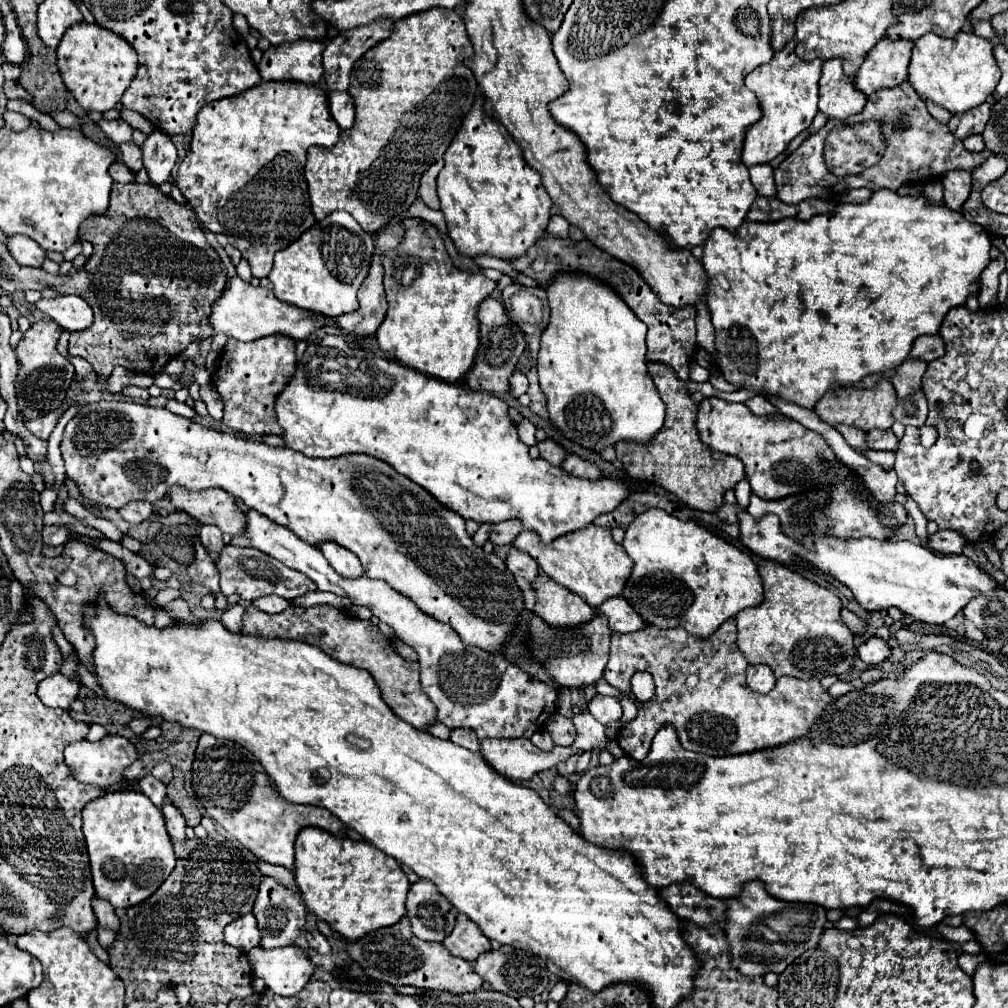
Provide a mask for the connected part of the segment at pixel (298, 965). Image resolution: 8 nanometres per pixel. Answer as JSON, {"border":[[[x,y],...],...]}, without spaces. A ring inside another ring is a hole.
{"border":[[[295,945],[279,949],[255,947],[247,953],[255,977],[261,977],[265,985],[277,995],[295,995],[317,971],[317,965],[303,953],[295,953]]]}

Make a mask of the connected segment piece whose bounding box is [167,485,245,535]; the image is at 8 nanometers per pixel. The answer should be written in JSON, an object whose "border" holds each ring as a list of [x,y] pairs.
{"border":[[[175,485],[167,497],[177,511],[191,515],[201,525],[217,525],[229,535],[241,535],[245,531],[245,513],[241,513],[235,499],[223,489],[189,491]]]}

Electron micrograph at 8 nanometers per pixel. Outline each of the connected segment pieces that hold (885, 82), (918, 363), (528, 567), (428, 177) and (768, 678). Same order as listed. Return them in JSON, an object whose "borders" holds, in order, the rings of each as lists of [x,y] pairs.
{"borders":[[[[883,37],[867,53],[859,73],[855,75],[855,87],[865,95],[873,95],[877,89],[895,87],[903,83],[907,79],[911,49],[911,39]]],[[[905,359],[897,369],[895,369],[895,375],[891,377],[893,381],[893,387],[897,391],[897,397],[903,399],[907,397],[909,393],[921,389],[921,377],[927,369],[927,361],[921,361],[921,359]]],[[[511,547],[509,555],[505,559],[505,565],[509,567],[509,571],[513,575],[519,575],[519,577],[523,577],[527,581],[533,581],[539,575],[539,567],[537,567],[535,559],[529,553],[523,553],[523,551],[515,549],[515,547]]],[[[435,161],[427,171],[425,175],[421,177],[421,187],[419,187],[419,197],[423,199],[423,203],[431,209],[439,209],[439,197],[437,197],[437,187],[435,187],[435,179],[439,175],[443,167],[443,161]]],[[[749,665],[747,667],[747,685],[751,691],[769,693],[775,687],[775,675],[767,665]]]]}

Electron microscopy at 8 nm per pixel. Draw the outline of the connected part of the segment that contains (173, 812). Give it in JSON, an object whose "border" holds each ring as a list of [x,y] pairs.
{"border":[[[163,801],[161,805],[161,811],[163,811],[163,817],[165,817],[165,825],[167,825],[167,831],[169,831],[169,837],[173,843],[177,841],[185,841],[185,819],[181,817],[181,811],[175,809],[173,803],[169,801]]]}

